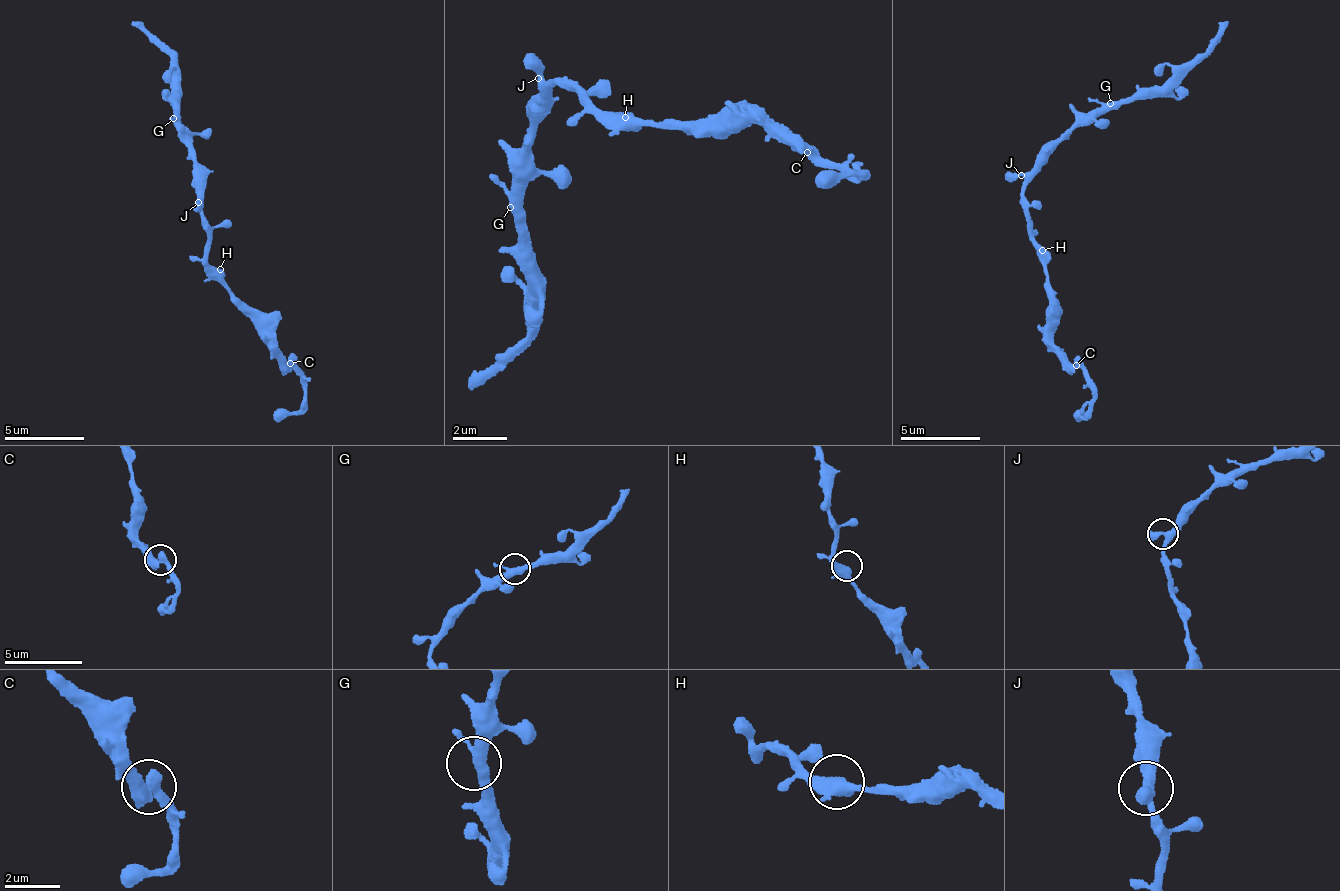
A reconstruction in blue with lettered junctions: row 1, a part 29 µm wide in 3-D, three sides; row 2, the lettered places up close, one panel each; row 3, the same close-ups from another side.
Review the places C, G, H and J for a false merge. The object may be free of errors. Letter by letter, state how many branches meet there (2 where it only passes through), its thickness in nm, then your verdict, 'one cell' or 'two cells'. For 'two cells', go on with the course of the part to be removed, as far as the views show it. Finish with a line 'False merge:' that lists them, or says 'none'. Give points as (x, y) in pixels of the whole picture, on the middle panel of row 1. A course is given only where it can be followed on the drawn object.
C: 2 branches meet; 440 nm thick; one cell
G: 3 branches meet; 320 nm thick; one cell
H: 2 branches meet; 480 nm thick; one cell
J: 2 branches meet; 400 nm thick; one cell
False merge: none

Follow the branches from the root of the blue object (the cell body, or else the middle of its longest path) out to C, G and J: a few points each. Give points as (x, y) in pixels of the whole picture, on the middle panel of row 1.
C: (560, 82), (626, 121), (720, 133), (728, 127), (739, 129), (748, 123), (774, 125), (806, 154)
G: (560, 82), (551, 88), (544, 84), (530, 116), (534, 121), (522, 154), (517, 191), (510, 207)
J: (560, 82), (551, 88), (538, 78)

